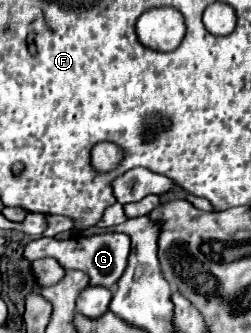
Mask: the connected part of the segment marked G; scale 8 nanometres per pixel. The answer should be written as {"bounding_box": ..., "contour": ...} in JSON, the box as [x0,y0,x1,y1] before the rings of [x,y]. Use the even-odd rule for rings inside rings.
{"bounding_box":[24,234,130,288],"contour":[[[102,234],[102,236],[74,236],[68,240],[56,240],[56,238],[38,238],[38,240],[30,240],[24,246],[24,258],[34,262],[38,258],[46,258],[52,256],[60,262],[62,268],[66,270],[82,270],[84,274],[88,274],[90,284],[92,286],[104,286],[104,288],[114,288],[118,278],[122,276],[126,264],[128,264],[128,254],[130,254],[130,240],[126,234]]]}

